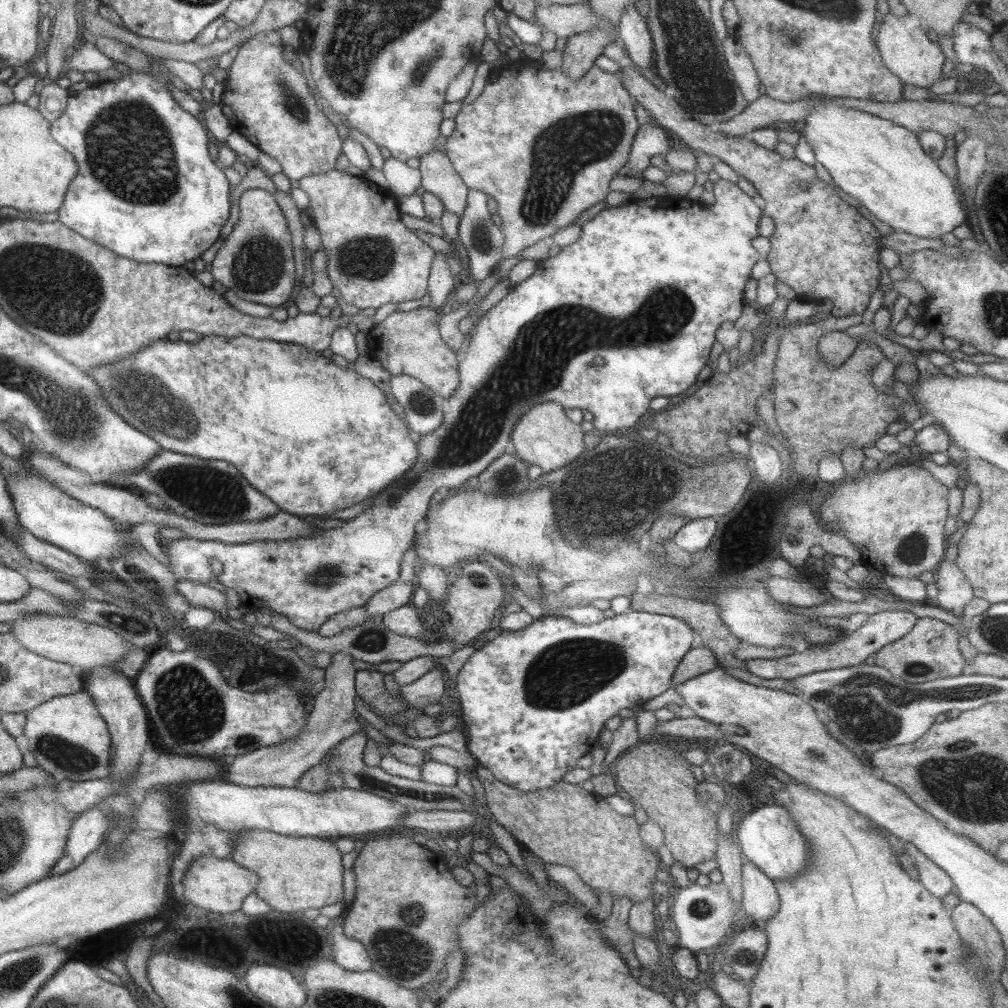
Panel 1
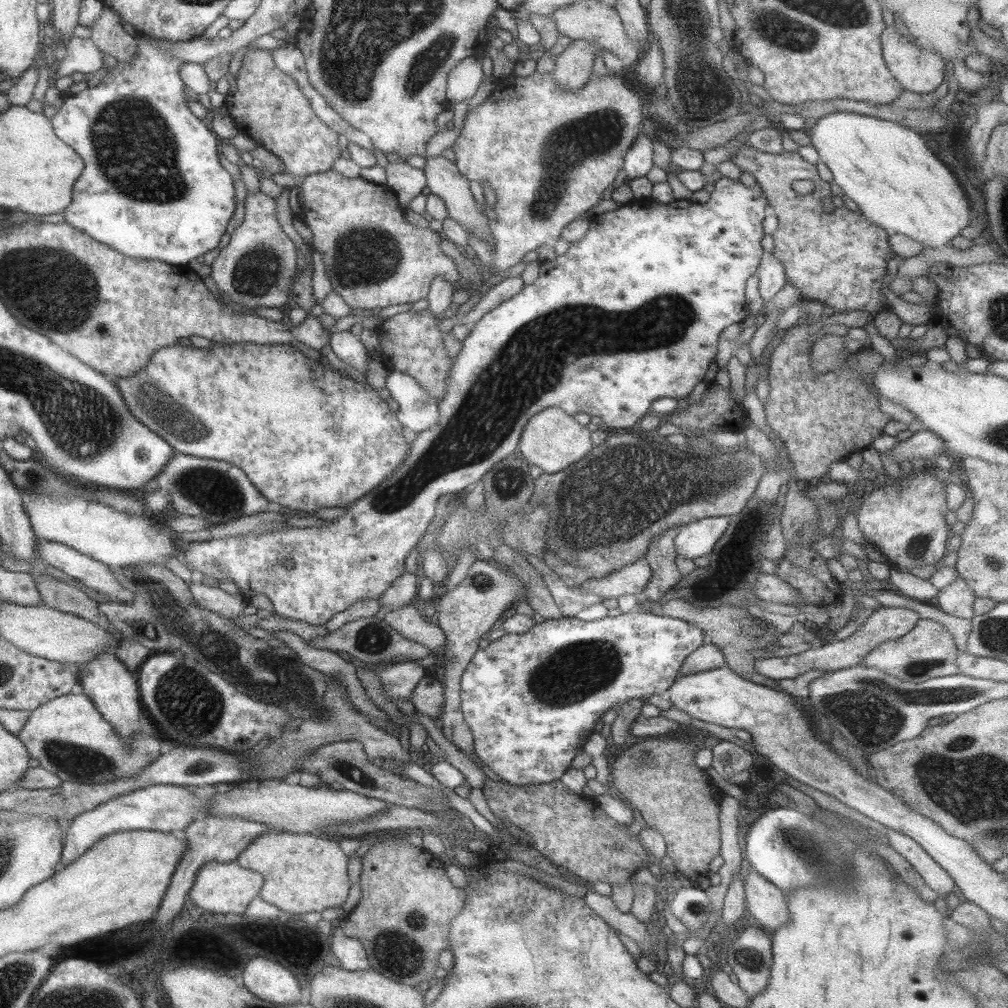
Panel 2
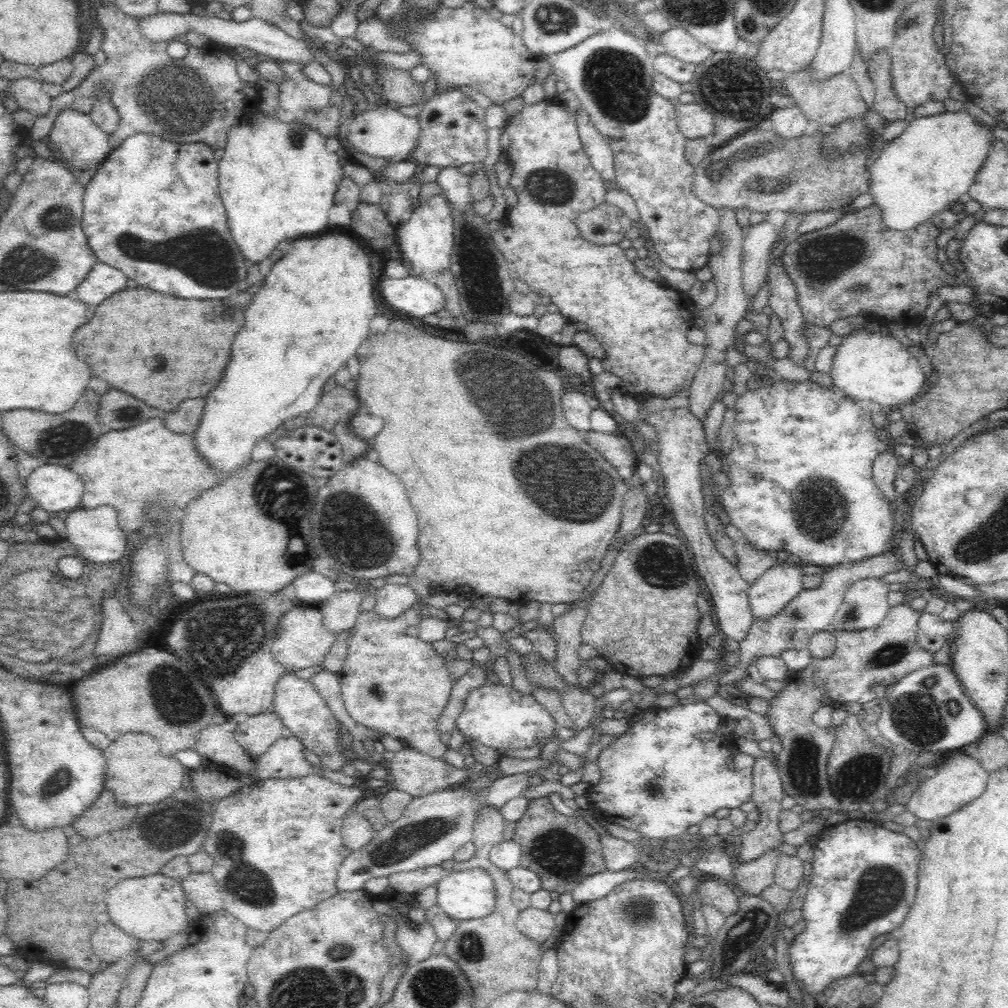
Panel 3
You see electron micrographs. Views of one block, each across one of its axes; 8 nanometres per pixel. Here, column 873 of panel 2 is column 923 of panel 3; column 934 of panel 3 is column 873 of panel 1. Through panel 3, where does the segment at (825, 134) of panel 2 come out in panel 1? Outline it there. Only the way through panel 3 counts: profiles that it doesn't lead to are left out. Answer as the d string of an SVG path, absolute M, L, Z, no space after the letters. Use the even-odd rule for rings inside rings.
M824 97L803 100L814 103L814 108L803 120L803 136L812 147L816 161L828 170L837 186L850 194L854 200L859 200L861 206L870 210L880 222L888 224L894 231L908 232L929 239L940 238L940 235L953 232L958 226L967 223L968 214L961 209L956 183L944 175L944 170L937 160L924 153L914 132L874 114L846 106L824 104Z

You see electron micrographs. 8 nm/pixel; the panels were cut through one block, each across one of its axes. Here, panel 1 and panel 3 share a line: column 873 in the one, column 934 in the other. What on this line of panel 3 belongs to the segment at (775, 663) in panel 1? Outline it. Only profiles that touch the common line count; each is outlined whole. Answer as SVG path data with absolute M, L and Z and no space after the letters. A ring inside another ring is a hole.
M925 610L920 612L917 627L917 643L920 648L934 654L946 646L948 636L954 632L954 624L944 622L938 615L929 614Z

